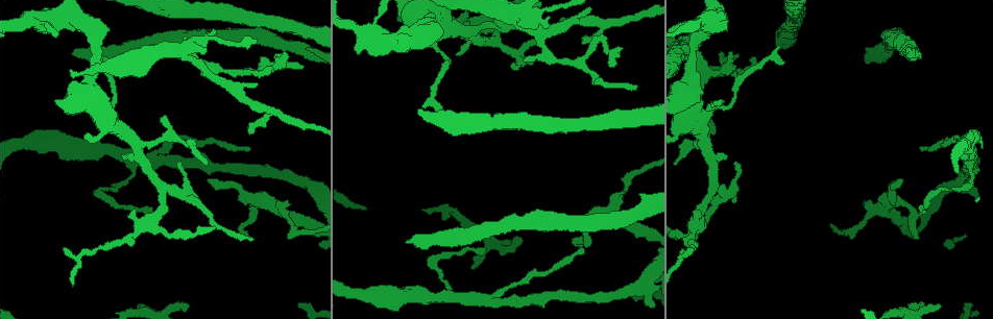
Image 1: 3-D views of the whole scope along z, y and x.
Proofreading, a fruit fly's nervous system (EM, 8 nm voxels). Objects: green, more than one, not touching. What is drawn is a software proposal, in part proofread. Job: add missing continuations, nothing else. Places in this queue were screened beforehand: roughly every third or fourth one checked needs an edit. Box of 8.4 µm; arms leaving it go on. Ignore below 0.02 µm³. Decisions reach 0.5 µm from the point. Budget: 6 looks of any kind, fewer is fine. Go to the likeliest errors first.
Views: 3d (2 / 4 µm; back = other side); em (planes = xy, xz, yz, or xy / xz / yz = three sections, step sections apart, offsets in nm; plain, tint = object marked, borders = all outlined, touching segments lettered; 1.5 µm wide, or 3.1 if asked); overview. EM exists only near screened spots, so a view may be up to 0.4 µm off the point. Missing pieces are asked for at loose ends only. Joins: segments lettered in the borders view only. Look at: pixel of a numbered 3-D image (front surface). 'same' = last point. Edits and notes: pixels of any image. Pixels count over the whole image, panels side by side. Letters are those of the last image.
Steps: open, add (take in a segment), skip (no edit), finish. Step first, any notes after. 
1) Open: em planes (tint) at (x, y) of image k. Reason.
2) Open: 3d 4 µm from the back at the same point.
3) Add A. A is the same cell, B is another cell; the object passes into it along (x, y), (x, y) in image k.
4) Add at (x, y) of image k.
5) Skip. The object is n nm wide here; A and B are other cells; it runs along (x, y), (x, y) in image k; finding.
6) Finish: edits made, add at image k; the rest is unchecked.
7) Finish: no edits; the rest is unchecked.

Open: em planes (borders) at (407, 243) of image 1. An open end.

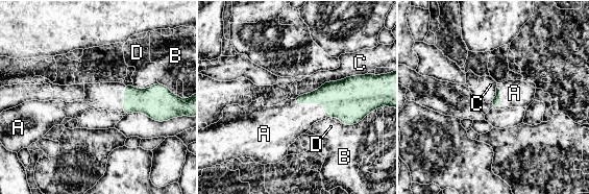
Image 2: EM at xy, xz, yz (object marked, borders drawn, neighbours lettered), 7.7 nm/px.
Add A. A is the same cell, B, C and D are other cells; it goes on there.

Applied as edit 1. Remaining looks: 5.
Open: overview. Redraw.

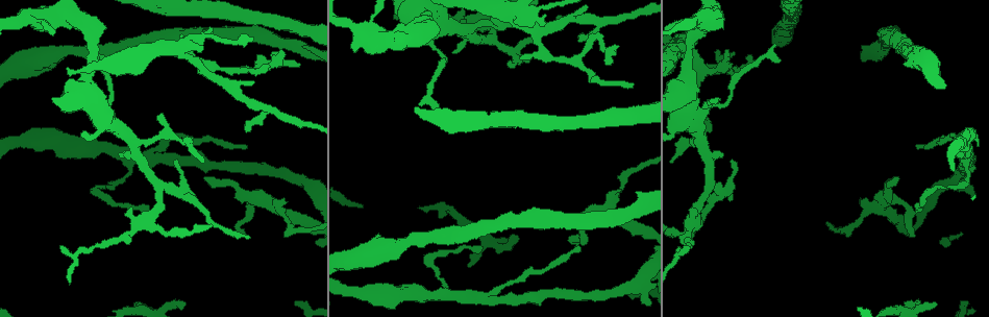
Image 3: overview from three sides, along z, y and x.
Open: em xz step 4 (borders) at (583, 38) of image 3. Free end.

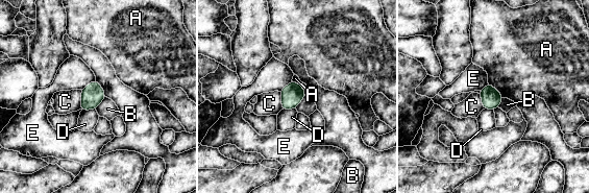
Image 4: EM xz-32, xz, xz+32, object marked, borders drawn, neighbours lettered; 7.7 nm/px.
Open: em xy step 4 (borders) at the same point.

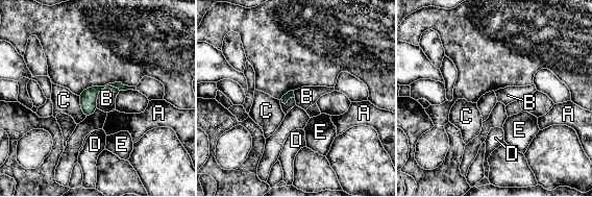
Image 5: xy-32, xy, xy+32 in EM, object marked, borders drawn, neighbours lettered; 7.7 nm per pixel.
Skip. A, B, C, D and E are other cells; a border runs along (119, 90), (102, 89), (97, 108) in image 5; no lettered segment goes on from it.

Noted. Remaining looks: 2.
Open: em yz step 8 (tint) at (521, 57) of image 3. Thin end.

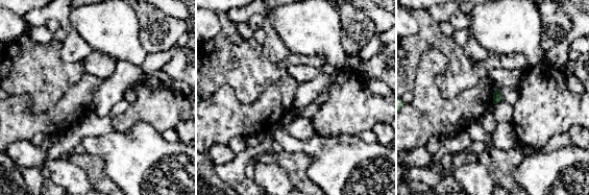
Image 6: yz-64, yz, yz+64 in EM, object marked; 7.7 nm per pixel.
Open: em planes (borders) at the same point.

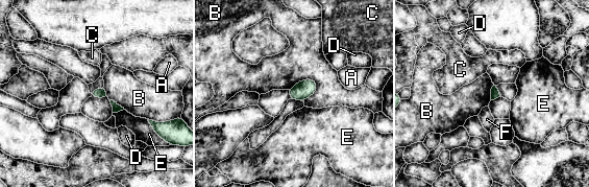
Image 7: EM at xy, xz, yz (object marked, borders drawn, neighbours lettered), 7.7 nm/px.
Skip. The longest contact is with B, 240 nm; A, B, C, D, E and F are other cells; none of them fits.

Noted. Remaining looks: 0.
Finish: edits made, add at image 2; the rest is unchecked.

